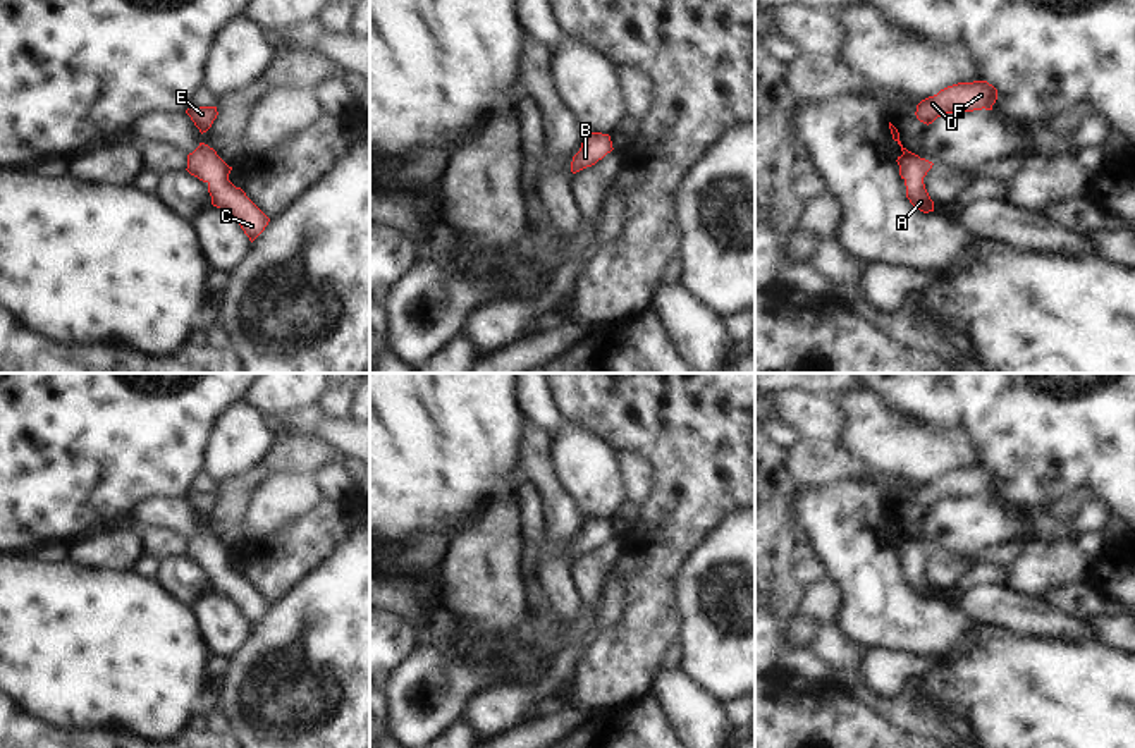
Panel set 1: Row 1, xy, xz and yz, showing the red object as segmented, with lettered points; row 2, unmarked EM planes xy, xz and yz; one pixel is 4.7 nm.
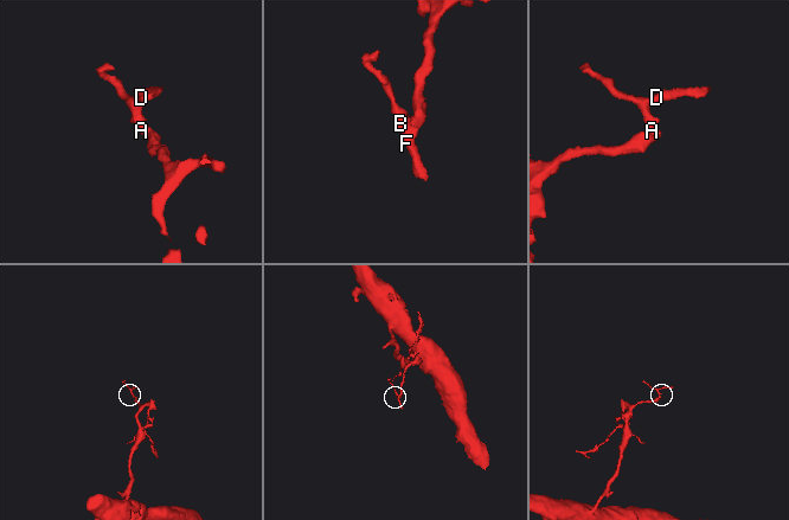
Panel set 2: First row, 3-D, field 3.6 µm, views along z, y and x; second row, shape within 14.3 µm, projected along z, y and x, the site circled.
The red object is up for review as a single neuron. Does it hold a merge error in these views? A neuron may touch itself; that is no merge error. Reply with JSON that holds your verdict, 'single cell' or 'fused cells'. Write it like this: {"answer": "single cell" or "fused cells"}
{"answer": "single cell"}

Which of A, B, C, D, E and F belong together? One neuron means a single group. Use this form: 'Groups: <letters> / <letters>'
Groups: A B C D E F.

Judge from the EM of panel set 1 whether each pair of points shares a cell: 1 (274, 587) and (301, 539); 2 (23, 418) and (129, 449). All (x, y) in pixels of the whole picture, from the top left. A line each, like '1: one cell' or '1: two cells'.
1: one cell
2: one cell

